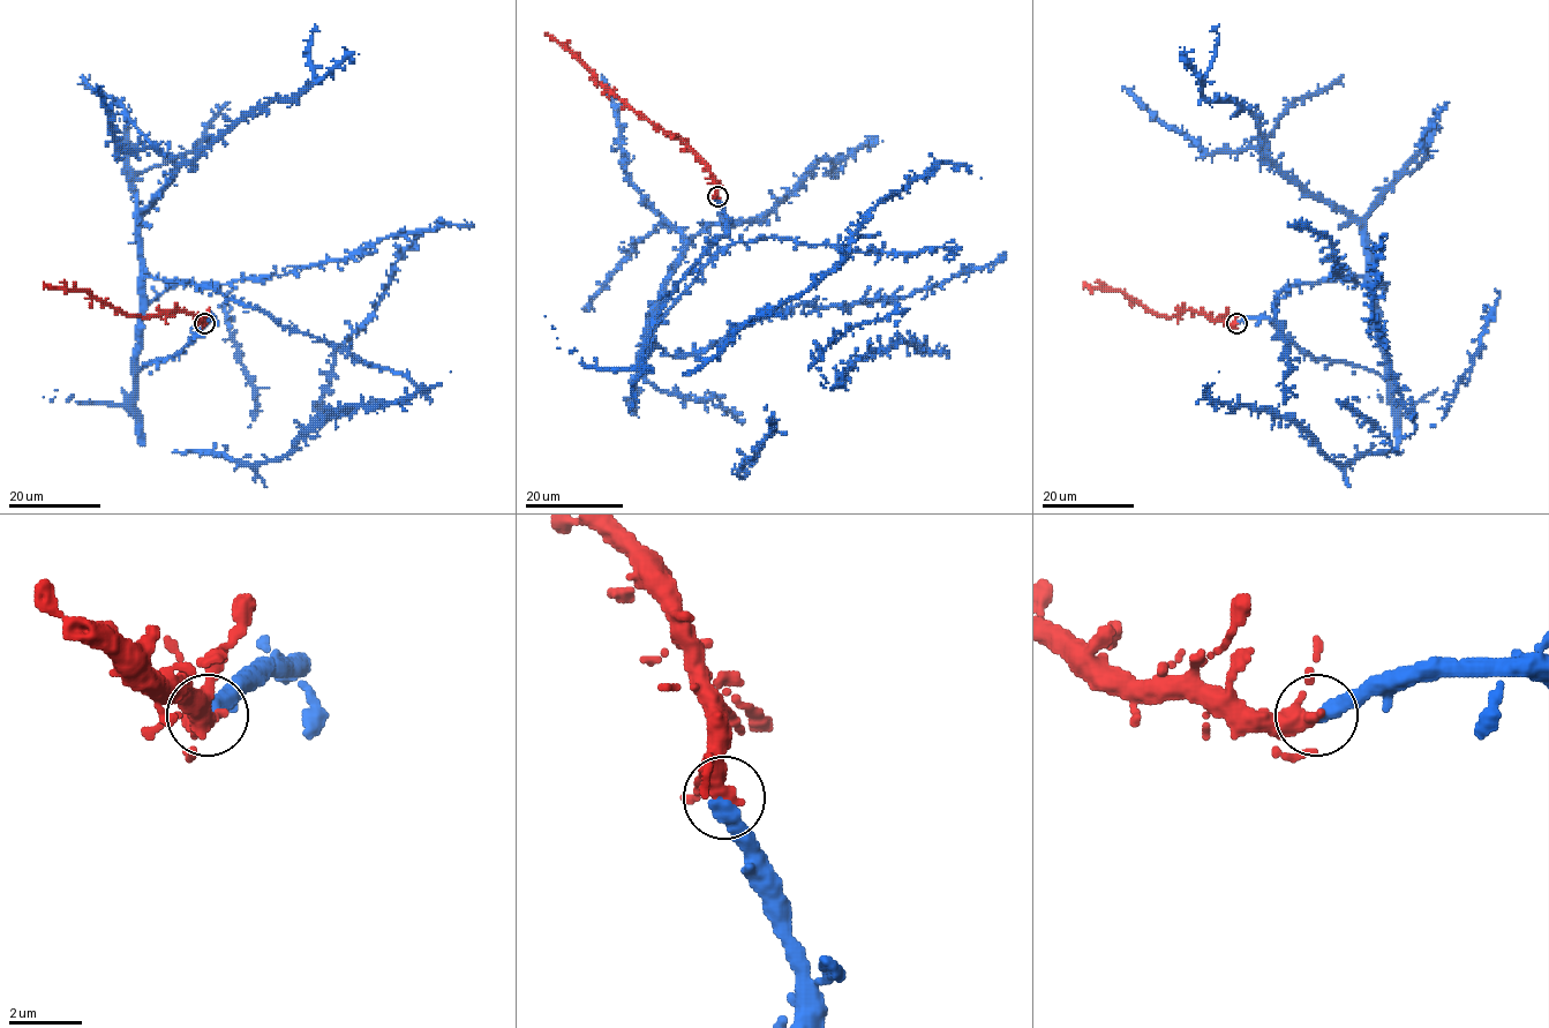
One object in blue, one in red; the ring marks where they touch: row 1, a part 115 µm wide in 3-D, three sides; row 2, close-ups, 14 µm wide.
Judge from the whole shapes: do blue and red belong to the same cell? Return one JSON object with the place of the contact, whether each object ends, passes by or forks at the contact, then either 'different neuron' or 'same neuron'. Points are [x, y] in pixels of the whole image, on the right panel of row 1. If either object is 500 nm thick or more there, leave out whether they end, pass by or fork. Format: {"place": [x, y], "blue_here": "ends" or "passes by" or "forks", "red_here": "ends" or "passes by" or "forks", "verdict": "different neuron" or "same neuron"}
{"place": [1237, 323], "blue_here": "ends", "red_here": "passes by", "verdict": "same neuron"}

